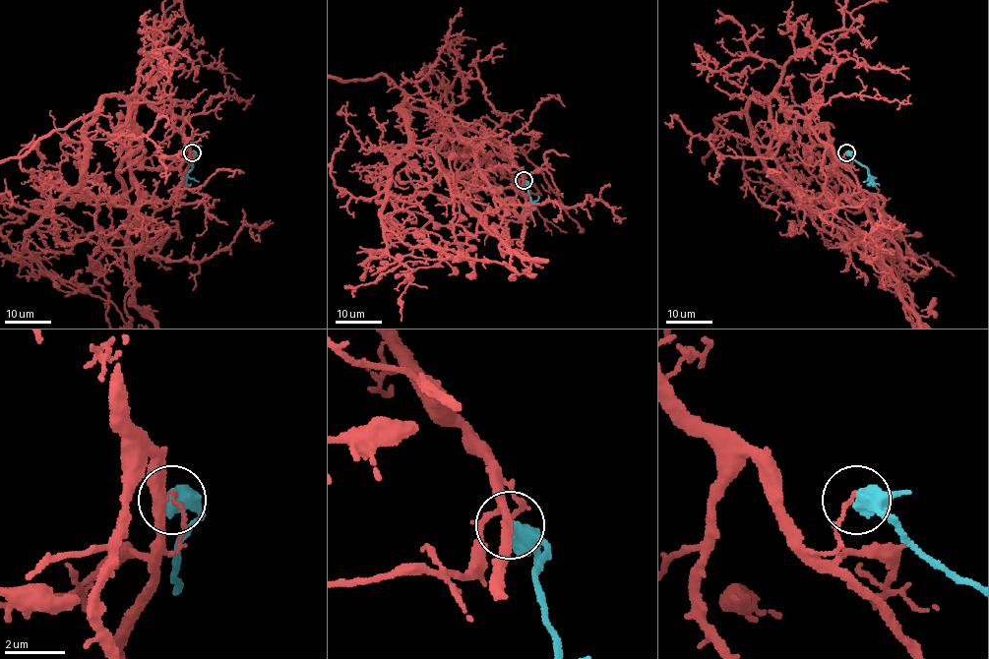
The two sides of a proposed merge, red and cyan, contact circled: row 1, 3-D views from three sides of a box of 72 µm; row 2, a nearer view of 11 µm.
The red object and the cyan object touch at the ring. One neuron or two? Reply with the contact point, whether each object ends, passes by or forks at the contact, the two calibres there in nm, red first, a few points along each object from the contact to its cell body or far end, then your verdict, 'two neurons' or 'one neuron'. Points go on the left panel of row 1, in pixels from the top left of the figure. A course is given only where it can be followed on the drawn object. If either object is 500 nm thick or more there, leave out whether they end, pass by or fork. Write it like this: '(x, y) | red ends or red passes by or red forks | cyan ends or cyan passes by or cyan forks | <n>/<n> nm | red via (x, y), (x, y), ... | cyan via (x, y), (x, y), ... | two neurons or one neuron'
(192, 152) | red ends | cyan passes by | 130/480 nm | red via (192, 153), (181, 118), (106, 95), (98, 112), (20, 156) | two neurons

